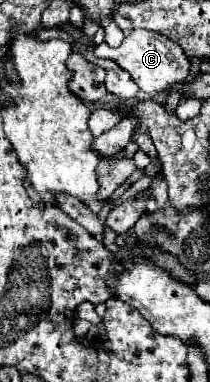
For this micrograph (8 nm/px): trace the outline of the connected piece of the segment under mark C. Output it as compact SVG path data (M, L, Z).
M133 29L119 47L109 47L107 43L95 45L93 53L103 59L113 59L117 65L121 65L133 81L139 85L141 91L155 95L155 93L165 93L171 83L181 83L187 79L191 63L185 57L183 49L175 45L169 37L163 37L161 33L147 33L147 29Z

